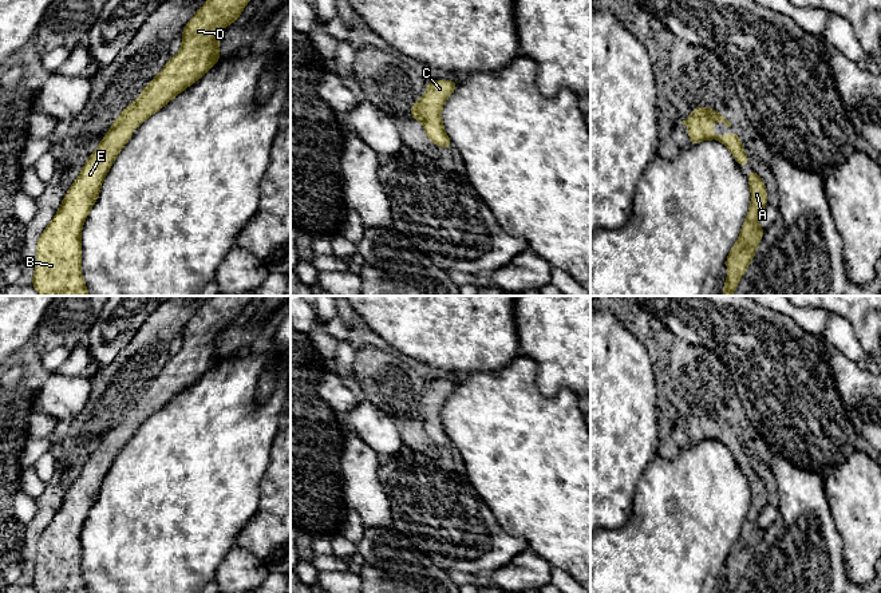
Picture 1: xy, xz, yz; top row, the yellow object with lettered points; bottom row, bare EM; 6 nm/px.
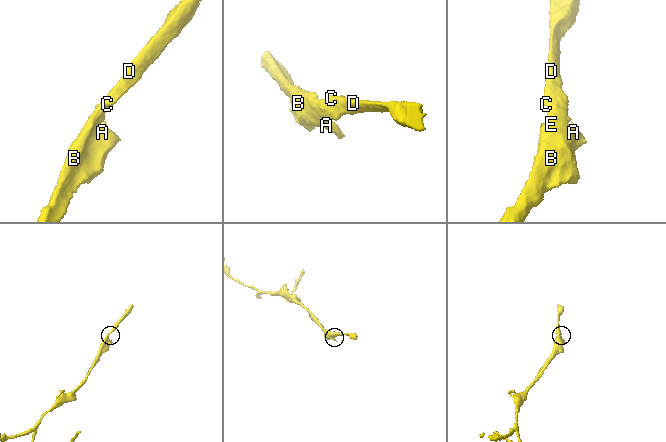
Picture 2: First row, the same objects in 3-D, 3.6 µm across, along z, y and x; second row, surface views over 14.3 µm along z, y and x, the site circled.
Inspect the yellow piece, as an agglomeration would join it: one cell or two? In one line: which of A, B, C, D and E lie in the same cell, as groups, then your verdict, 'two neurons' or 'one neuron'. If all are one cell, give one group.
A B C D E | one neuron

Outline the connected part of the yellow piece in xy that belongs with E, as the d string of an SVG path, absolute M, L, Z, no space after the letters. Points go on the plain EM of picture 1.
M212 296L183 328L179 352L171 356L162 371L143 388L138 399L125 407L122 415L115 419L100 444L84 463L78 479L67 491L51 523L37 539L36 566L32 577L35 590L39 593L88 593L80 573L80 534L86 517L99 497L103 478L122 447L131 438L133 430L204 376L220 360L220 333L228 324L240 317L241 311L252 299L253 296Z

